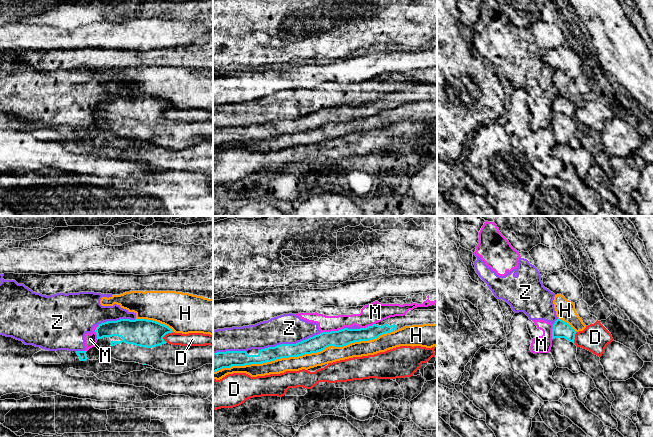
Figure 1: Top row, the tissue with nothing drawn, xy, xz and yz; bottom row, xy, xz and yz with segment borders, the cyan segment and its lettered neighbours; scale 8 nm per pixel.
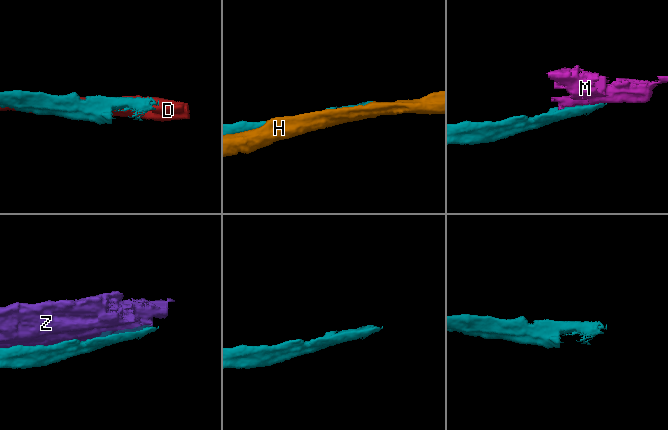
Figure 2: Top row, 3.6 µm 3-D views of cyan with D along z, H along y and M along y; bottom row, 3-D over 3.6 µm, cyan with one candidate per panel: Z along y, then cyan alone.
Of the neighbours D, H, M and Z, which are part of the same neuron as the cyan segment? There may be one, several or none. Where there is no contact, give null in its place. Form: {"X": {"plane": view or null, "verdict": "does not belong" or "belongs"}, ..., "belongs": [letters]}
{"D": {"plane": "xy", "verdict": "does not belong"}, "H": {"plane": "xz", "verdict": "does not belong"}, "M": {"plane": "xz", "verdict": "does not belong"}, "Z": {"plane": "xz", "verdict": "does not belong"}, "belongs": []}

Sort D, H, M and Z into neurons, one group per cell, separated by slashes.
D / H / M Z

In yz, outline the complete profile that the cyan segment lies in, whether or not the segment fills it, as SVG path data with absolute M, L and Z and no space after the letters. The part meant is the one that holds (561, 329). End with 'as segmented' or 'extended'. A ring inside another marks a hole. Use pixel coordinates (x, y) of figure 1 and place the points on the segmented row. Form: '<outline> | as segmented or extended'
M557 319L552 329L552 354L556 366L568 368L573 373L581 371L576 359L577 346L574 344L576 331L566 322Z | extended

